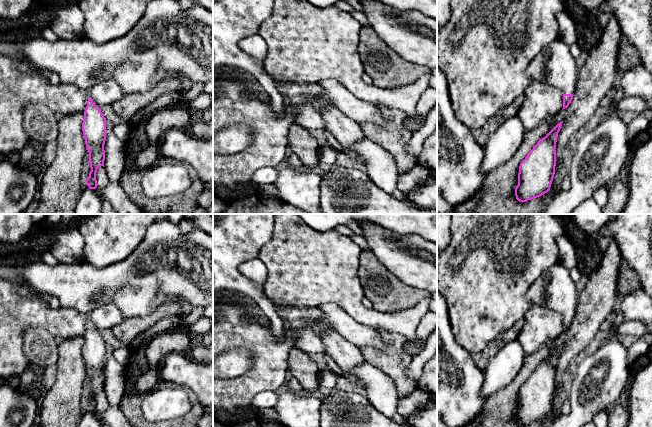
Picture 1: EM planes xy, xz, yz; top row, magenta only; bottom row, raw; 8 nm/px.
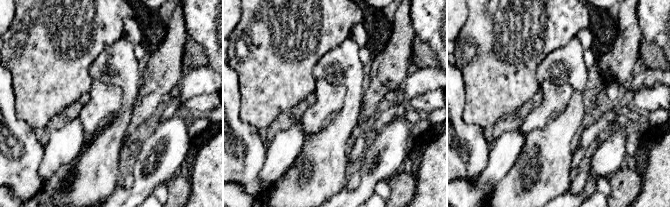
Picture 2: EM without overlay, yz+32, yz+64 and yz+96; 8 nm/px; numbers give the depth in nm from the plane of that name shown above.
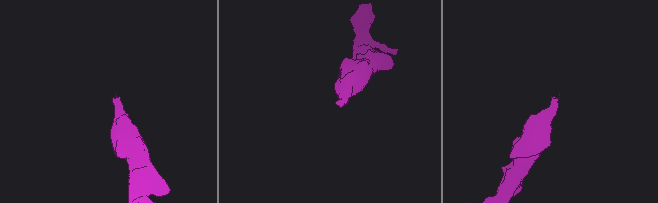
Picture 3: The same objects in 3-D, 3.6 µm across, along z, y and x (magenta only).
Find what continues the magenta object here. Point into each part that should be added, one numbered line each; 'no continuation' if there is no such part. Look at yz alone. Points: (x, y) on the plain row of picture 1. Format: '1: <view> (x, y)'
1: yz (554, 288)

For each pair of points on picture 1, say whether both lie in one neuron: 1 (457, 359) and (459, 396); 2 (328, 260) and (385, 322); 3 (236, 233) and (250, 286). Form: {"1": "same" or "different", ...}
{"1": "same", "2": "same", "3": "same"}

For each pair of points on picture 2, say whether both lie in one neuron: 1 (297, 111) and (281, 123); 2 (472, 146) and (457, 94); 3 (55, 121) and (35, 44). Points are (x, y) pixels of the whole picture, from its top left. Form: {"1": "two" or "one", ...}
{"1": "one", "2": "one", "3": "two"}

